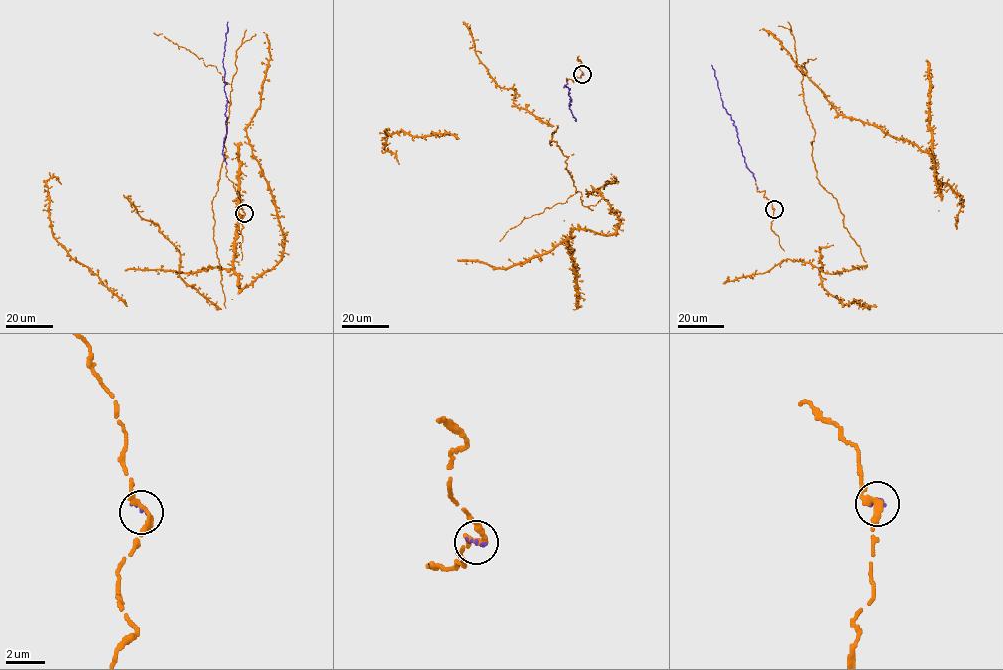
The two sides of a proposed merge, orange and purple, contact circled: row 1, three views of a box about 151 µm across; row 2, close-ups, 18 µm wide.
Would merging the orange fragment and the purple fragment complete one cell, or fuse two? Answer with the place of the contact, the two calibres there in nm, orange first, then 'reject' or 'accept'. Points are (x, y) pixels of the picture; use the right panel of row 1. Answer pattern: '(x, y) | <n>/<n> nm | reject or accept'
(774, 209) | 260/180 nm | accept

